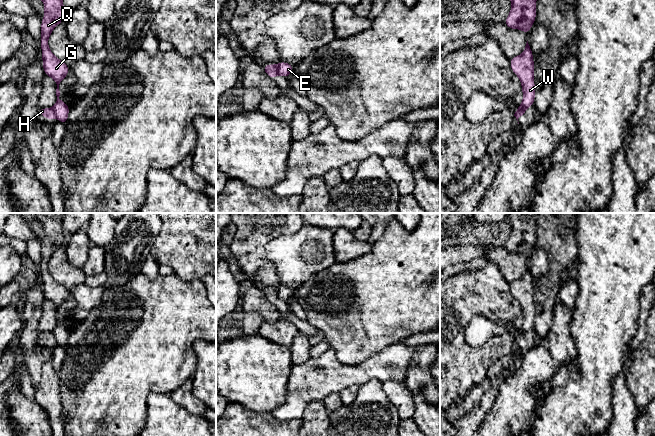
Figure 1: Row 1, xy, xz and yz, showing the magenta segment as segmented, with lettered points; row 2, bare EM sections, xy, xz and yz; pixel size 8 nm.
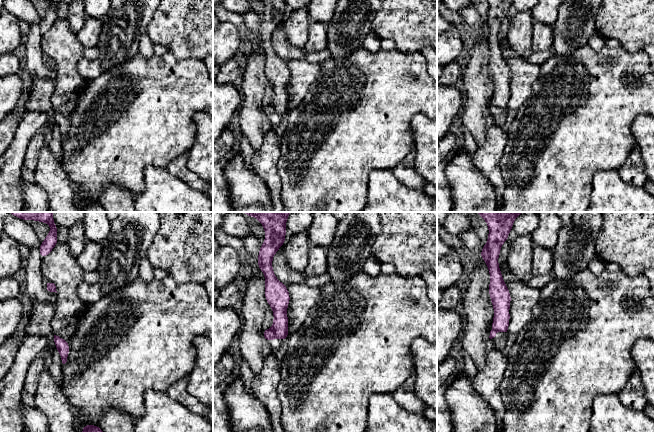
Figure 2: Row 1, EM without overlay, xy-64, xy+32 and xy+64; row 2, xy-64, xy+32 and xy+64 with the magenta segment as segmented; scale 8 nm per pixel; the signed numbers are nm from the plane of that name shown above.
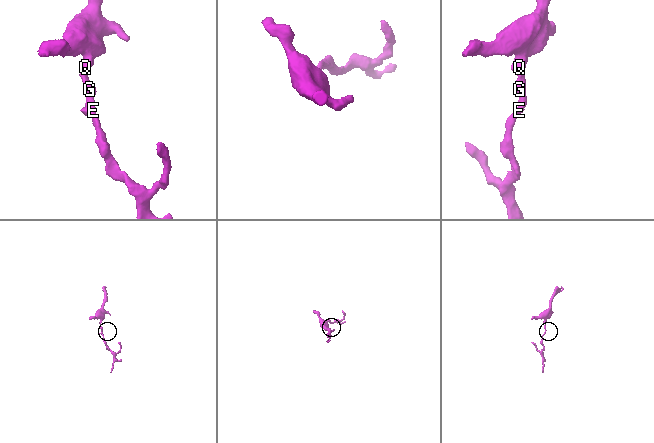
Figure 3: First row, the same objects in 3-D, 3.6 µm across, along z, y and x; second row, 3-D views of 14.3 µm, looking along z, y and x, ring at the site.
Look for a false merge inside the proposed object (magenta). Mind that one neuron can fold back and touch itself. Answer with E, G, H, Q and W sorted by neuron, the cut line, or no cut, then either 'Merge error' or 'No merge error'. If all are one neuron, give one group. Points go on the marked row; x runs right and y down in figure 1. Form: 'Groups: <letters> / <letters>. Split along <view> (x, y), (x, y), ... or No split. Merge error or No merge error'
Groups: E G Q W / H. Split along yz (525, 108), (516, 112). Merge error

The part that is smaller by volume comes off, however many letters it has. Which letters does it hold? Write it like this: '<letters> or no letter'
H

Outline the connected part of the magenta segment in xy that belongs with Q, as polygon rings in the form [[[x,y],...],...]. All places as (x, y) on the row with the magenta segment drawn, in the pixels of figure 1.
[[[42,0],[44,2],[45,16],[41,24],[41,52],[43,60],[44,74],[53,78],[57,84],[57,101],[53,106],[53,111],[59,122],[67,123],[70,108],[59,99],[59,84],[68,75],[69,68],[66,63],[55,57],[49,49],[48,39],[53,29],[64,21],[64,5],[62,0]]]

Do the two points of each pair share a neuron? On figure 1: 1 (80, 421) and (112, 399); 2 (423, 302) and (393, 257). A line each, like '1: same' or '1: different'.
1: same
2: same

